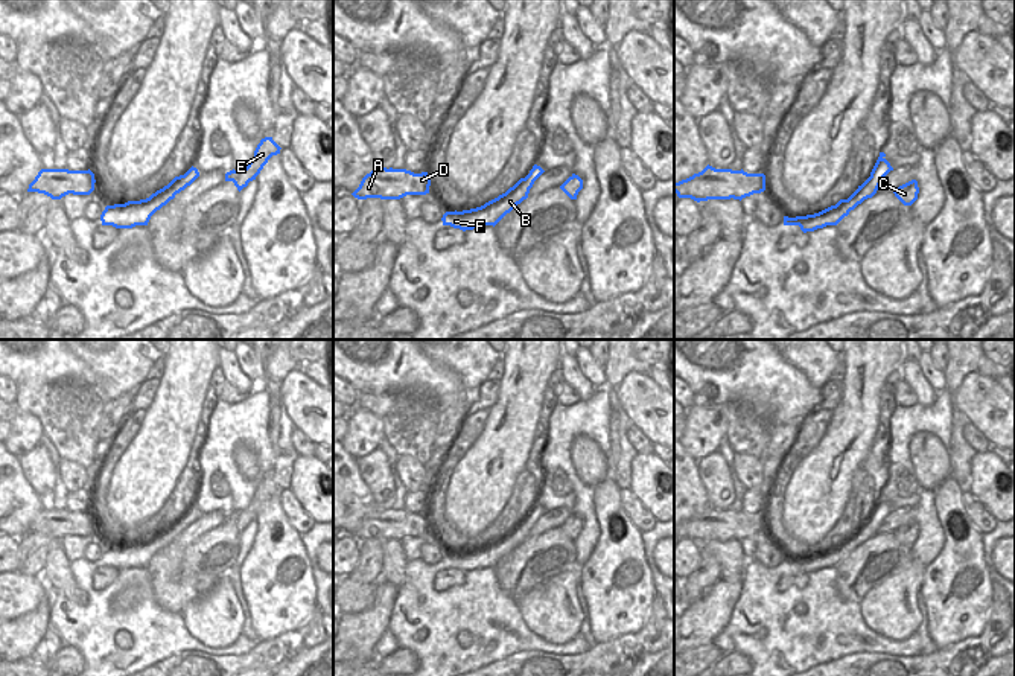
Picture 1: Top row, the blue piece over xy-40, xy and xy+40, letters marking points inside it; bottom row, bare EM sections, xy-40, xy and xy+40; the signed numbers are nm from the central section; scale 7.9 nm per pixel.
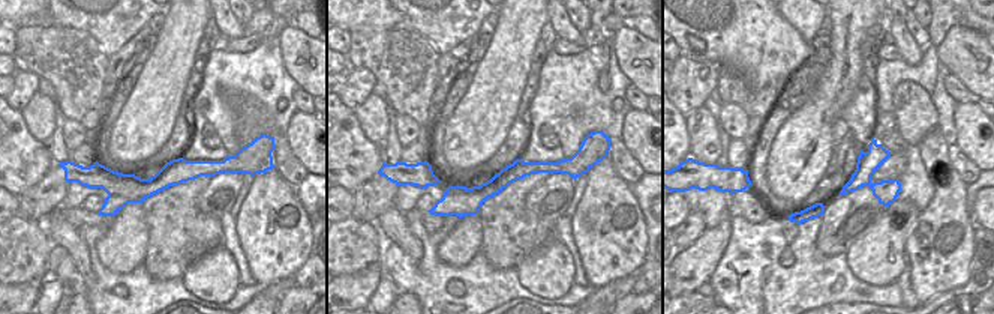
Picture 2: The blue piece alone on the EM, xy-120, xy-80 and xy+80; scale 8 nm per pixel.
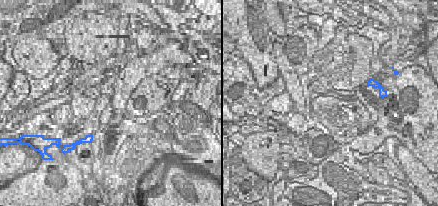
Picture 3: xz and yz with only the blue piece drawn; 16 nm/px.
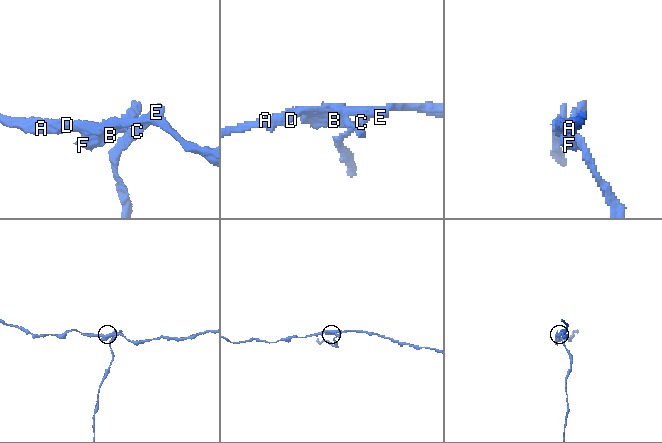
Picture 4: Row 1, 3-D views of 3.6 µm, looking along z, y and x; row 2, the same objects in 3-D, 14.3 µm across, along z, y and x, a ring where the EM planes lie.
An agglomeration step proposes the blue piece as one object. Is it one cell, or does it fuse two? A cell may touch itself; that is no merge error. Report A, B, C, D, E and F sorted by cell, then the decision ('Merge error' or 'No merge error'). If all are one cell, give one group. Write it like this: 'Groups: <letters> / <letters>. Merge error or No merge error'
Groups: A B D E F / C. Merge error.

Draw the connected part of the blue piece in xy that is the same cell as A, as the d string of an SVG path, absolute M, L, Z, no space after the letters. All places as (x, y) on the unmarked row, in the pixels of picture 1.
M376 509L362 519L352 536L358 540L400 540L406 536L426 536L429 527L431 518L428 513L414 515L406 510Z

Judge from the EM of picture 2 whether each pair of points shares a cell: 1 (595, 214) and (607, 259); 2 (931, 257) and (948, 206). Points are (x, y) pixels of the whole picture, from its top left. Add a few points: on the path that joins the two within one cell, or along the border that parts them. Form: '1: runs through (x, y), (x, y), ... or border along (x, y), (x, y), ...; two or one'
1: runs through (606, 224), (607, 248); one
2: runs through (916, 254), (943, 223); one

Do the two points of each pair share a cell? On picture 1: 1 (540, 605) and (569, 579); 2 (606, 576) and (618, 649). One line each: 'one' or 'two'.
1: one
2: two

